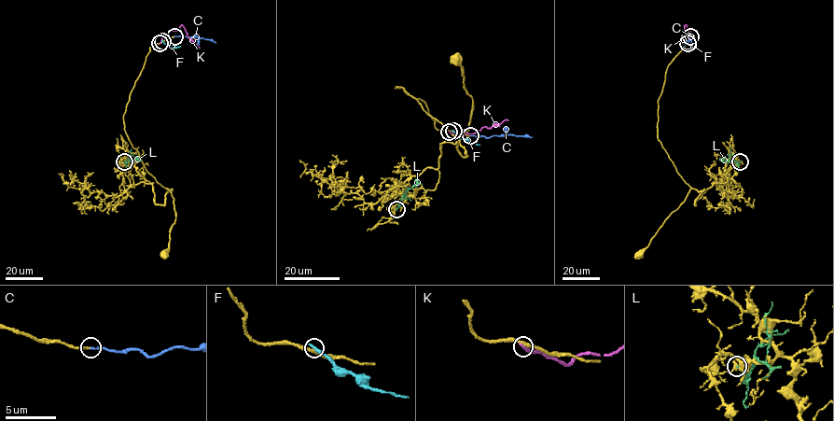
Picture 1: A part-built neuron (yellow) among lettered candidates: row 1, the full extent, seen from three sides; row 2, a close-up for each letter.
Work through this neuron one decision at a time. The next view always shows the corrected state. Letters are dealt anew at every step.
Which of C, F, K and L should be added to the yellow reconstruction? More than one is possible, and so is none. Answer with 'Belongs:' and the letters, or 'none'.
Belongs: C

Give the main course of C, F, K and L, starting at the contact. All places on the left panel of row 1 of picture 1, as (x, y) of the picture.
C: (174, 36), (198, 36), (215, 42)
F: (163, 41), (174, 48), (180, 47)
K: (159, 43), (170, 30), (176, 30), (182, 24), (187, 36), (200, 48)
L: (124, 161), (139, 158)

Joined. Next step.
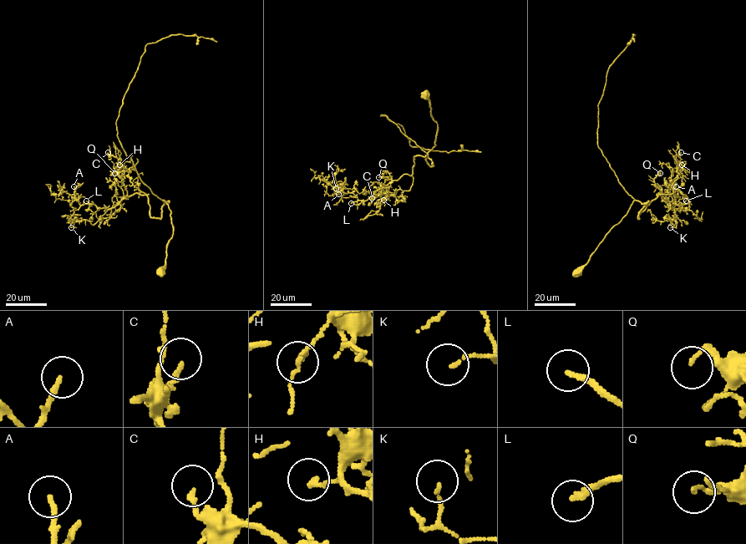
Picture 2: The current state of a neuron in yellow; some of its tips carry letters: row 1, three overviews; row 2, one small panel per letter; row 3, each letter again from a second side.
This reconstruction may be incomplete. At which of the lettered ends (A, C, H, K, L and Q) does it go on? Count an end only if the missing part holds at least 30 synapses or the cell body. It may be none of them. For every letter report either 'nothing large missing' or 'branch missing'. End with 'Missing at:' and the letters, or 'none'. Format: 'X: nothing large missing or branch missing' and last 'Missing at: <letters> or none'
A: branch missing
C: nothing large missing
H: nothing large missing
K: nothing large missing
L: branch missing
Q: branch missing
Missing at: A, L, Q

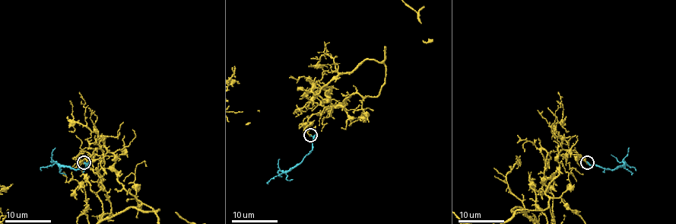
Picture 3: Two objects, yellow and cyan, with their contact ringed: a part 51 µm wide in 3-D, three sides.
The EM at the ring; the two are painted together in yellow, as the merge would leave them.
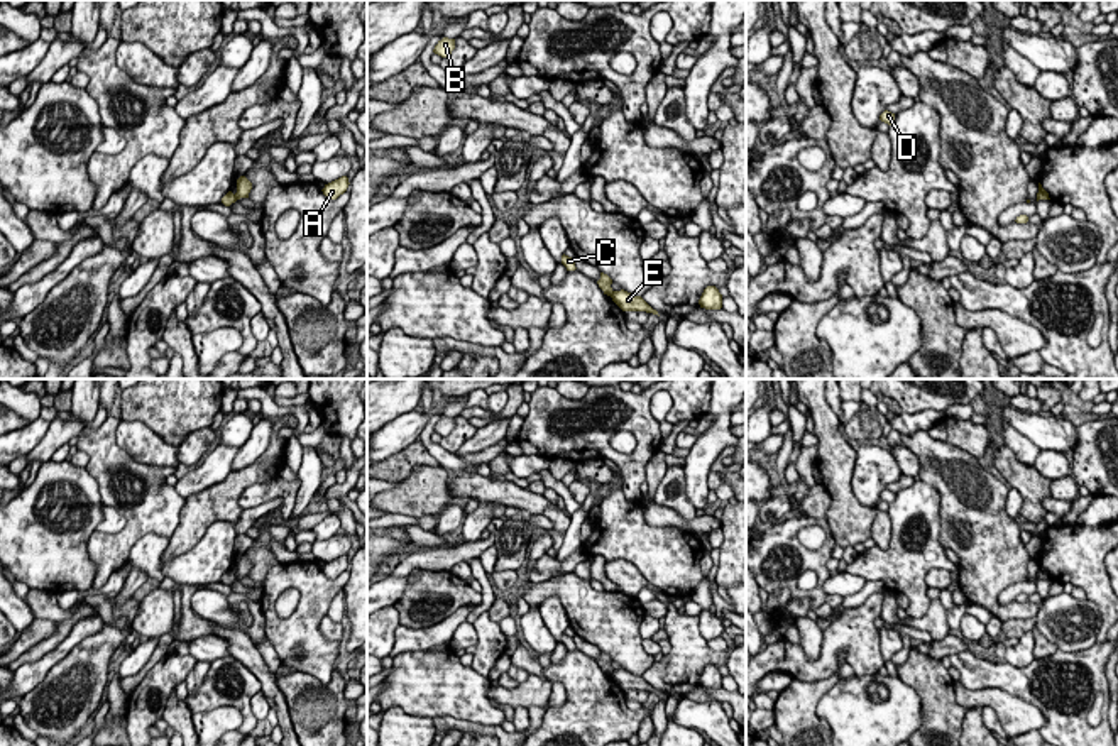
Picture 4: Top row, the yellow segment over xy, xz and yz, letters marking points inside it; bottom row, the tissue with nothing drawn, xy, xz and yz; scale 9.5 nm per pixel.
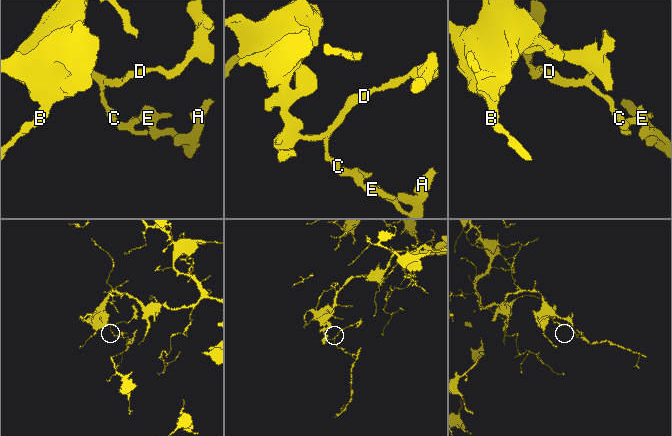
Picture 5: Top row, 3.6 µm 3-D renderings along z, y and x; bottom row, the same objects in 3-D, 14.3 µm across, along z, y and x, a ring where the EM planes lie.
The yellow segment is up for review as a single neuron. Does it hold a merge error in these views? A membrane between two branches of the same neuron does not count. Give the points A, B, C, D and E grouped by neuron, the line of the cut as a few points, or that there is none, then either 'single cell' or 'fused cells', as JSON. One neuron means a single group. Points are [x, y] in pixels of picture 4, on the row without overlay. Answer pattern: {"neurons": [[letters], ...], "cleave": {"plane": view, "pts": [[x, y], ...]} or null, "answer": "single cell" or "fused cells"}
{"neurons": [["A", "E"], ["B", "C", "D"]], "cleave": {"plane": "xz", "pts": [[614, 670], [611, 675]]}, "answer": "fused cells"}

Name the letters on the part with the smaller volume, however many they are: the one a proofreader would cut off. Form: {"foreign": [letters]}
{"foreign": ["A", "E"]}

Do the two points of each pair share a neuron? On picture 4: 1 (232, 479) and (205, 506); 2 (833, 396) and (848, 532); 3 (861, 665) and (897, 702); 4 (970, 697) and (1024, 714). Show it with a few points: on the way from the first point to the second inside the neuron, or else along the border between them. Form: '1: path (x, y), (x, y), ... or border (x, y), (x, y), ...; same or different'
1: path (227, 486), (212, 501); same
2: border (824, 396), (838, 420); different
3: border (876, 672), (856, 675); different
4: path (983, 697), (995, 697), (1010, 709); same

